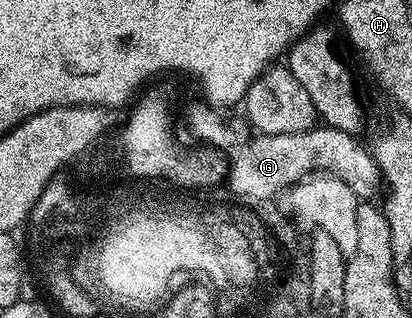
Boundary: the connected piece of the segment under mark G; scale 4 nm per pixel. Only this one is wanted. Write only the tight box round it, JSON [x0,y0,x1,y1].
[228,127,382,201]

